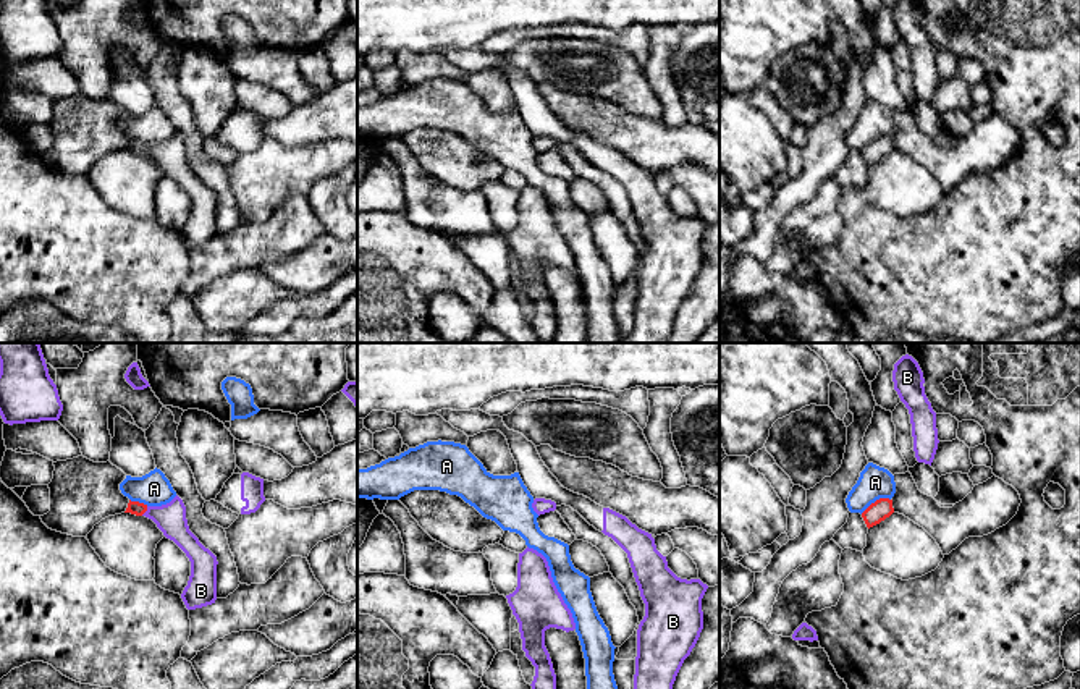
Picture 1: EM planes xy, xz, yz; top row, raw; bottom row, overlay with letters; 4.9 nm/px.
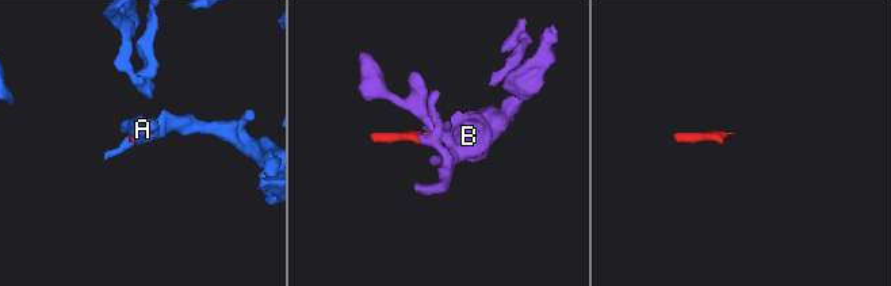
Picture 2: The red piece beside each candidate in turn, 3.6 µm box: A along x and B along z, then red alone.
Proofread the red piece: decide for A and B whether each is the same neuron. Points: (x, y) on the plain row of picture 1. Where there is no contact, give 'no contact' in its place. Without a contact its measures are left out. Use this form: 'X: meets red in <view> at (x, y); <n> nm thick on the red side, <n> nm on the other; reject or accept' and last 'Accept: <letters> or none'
A: meets red in yz at (877, 138); 100 nm thick on the red side, 170 nm on the other; reject
B: meets red in xy at (144, 149); 70 nm thick on the red side, 150 nm on the other; accept
Accept: B

